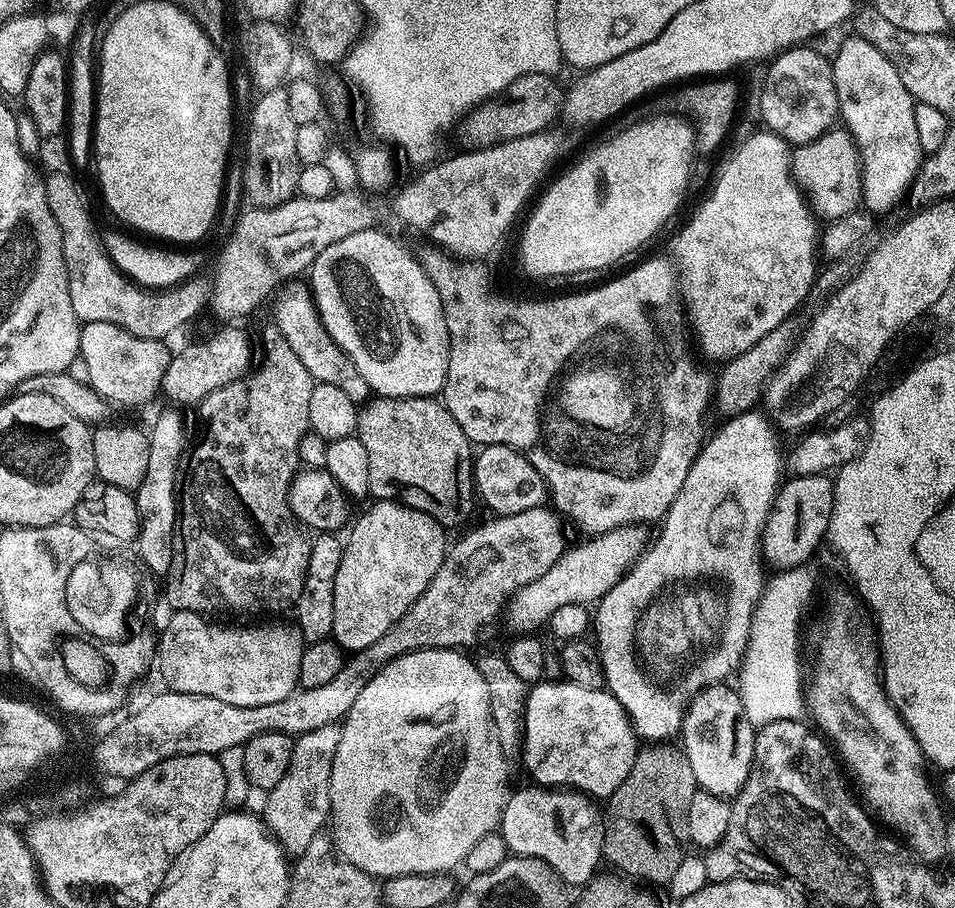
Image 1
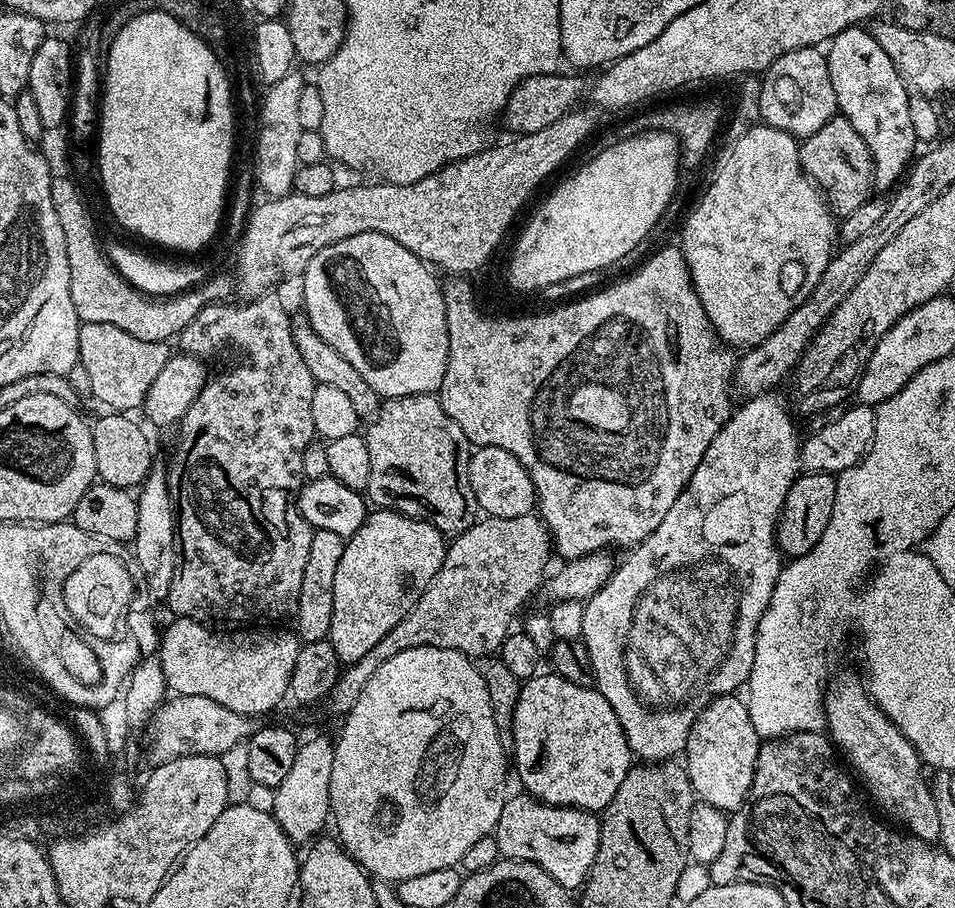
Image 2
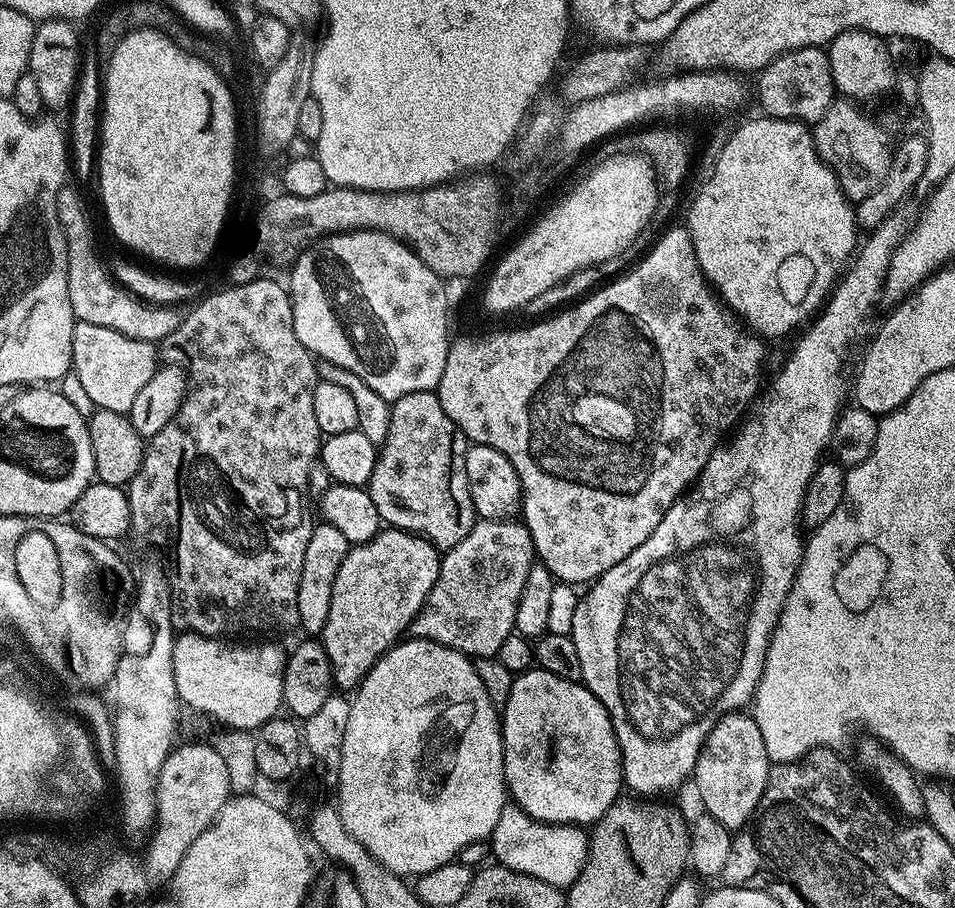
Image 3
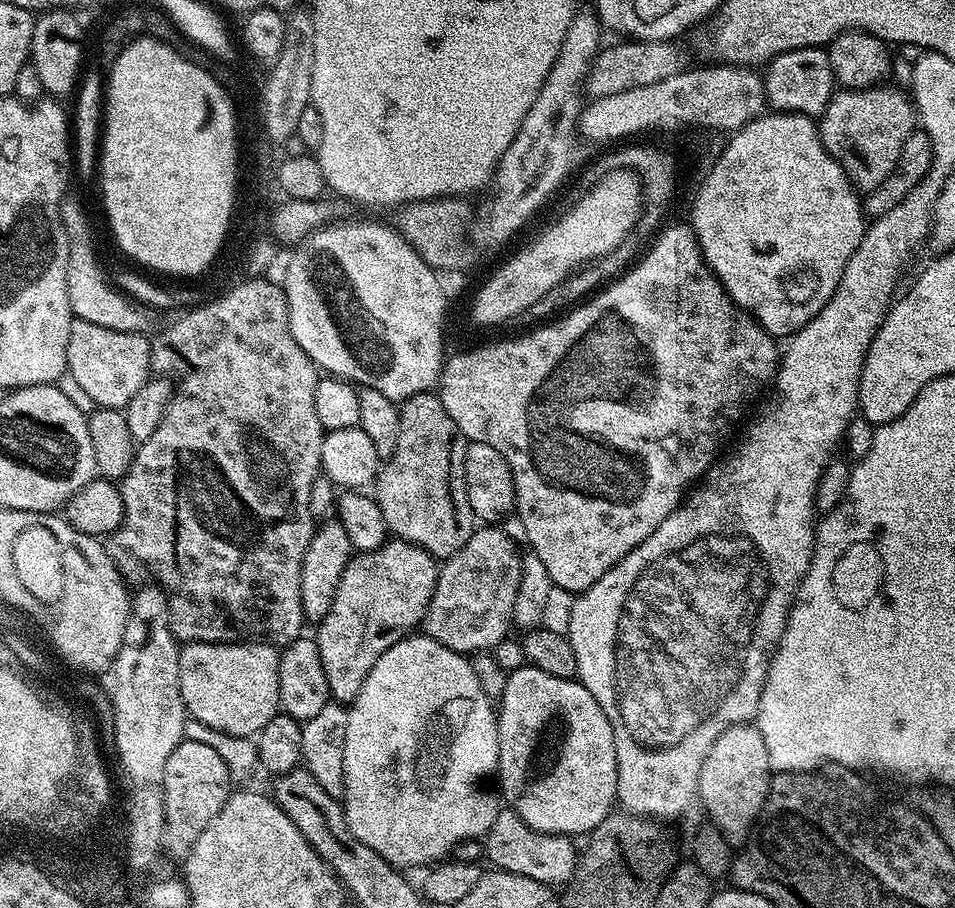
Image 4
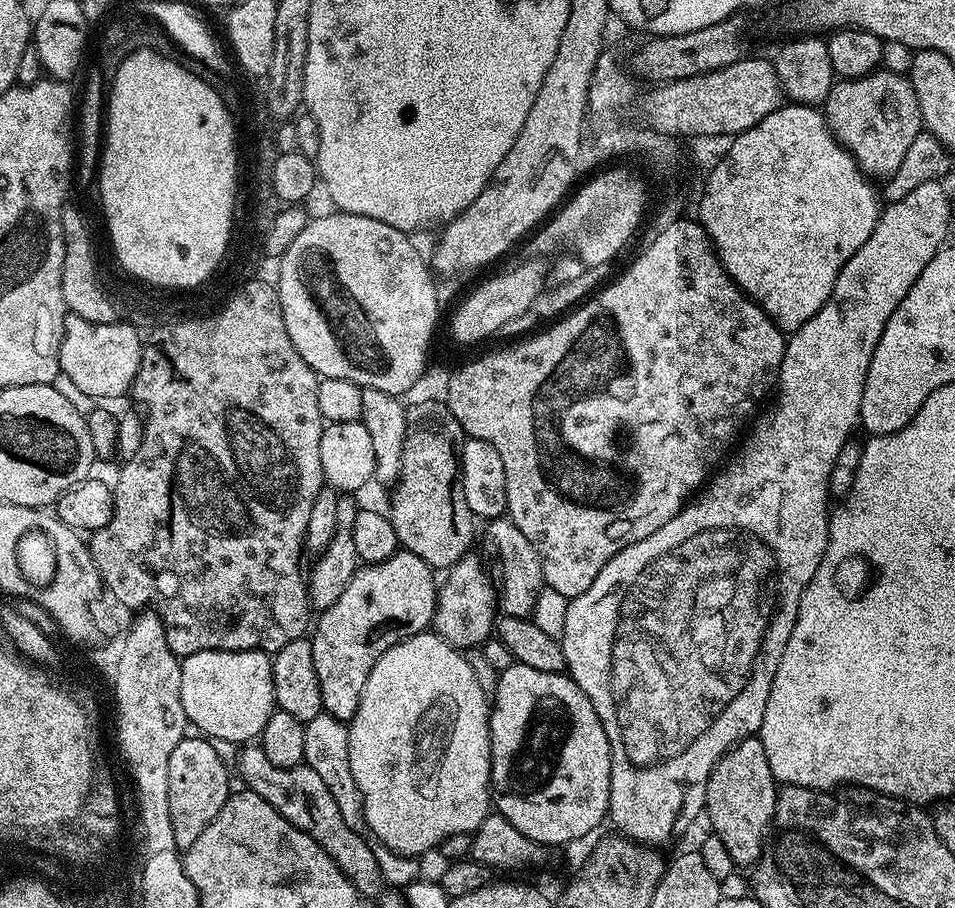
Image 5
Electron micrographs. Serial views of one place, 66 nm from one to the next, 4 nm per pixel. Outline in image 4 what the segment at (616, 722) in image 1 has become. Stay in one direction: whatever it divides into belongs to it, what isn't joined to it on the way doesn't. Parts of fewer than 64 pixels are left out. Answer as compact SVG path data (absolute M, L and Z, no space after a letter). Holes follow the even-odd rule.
M531 666L509 672L506 690L498 701L496 725L498 726L498 766L496 767L496 776L498 781L500 780L498 792L503 803L511 808L513 812L516 812L518 818L522 818L522 822L526 822L526 826L530 826L539 832L549 832L550 834L576 838L579 837L579 832L581 834L591 832L592 829L598 826L598 822L605 820L613 811L614 805L617 803L616 787L618 786L618 762L614 754L614 730L610 730L610 718L606 718L606 714L602 714L602 706L598 706L598 702L594 702L594 694L590 694L590 690L586 690L586 686L581 684L579 679L567 680L566 678L554 677L551 674L546 674L544 670Z

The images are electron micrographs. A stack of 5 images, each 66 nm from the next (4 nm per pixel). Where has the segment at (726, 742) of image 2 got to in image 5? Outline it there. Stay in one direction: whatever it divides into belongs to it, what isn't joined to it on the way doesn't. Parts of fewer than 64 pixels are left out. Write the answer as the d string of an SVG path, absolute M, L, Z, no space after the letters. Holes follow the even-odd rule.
M759 735L737 742L714 766L706 786L706 820L708 816L711 831L722 838L722 846L726 846L733 865L751 866L760 859L772 826L777 791Z

